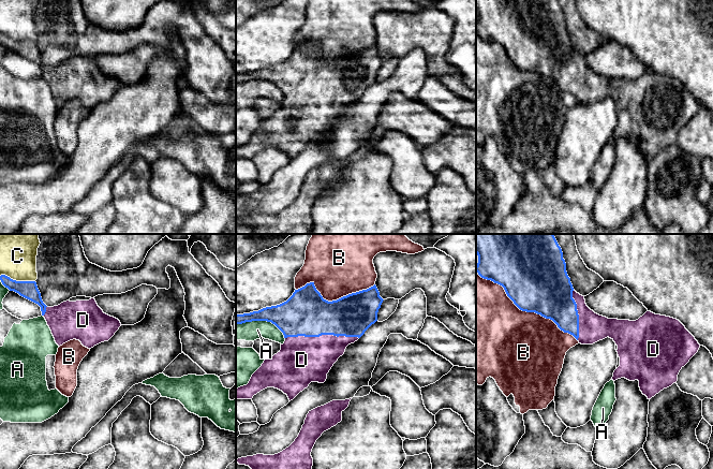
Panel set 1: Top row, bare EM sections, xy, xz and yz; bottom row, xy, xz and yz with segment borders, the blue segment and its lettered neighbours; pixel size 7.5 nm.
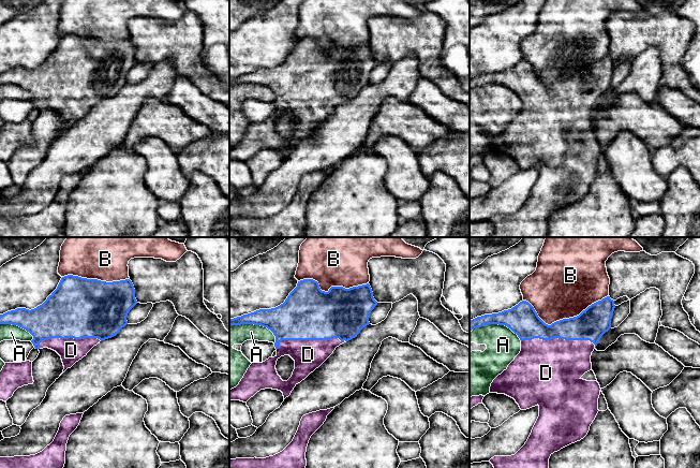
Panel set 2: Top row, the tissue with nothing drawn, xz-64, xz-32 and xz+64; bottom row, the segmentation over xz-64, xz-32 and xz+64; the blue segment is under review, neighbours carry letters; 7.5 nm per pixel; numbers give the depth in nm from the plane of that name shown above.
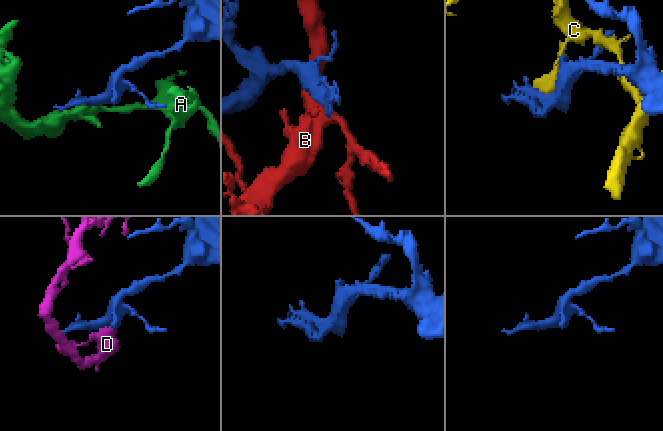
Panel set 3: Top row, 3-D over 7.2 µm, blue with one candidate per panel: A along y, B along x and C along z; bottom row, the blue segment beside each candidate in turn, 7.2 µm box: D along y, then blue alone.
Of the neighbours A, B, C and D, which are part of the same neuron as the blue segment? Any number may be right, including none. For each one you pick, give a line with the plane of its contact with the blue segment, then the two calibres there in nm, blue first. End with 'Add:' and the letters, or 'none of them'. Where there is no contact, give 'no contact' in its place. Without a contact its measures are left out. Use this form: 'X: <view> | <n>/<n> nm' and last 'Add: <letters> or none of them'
D: xz | 340/360 nm
Add: D

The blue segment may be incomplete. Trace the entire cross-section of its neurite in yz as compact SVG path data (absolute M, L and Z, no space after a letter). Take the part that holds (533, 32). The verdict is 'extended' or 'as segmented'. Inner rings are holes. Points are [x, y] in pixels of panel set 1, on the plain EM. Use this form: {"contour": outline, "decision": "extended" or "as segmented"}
{"contour": "M476 0L476 31L502 45L522 71L552 79L581 104L593 104L607 97L618 105L620 126L612 140L639 141L643 155L651 159L678 141L680 130L698 112L700 104L677 78L647 71L636 80L608 78L591 70L584 56L577 53L566 31L563 12L556 0Z", "decision": "extended"}

